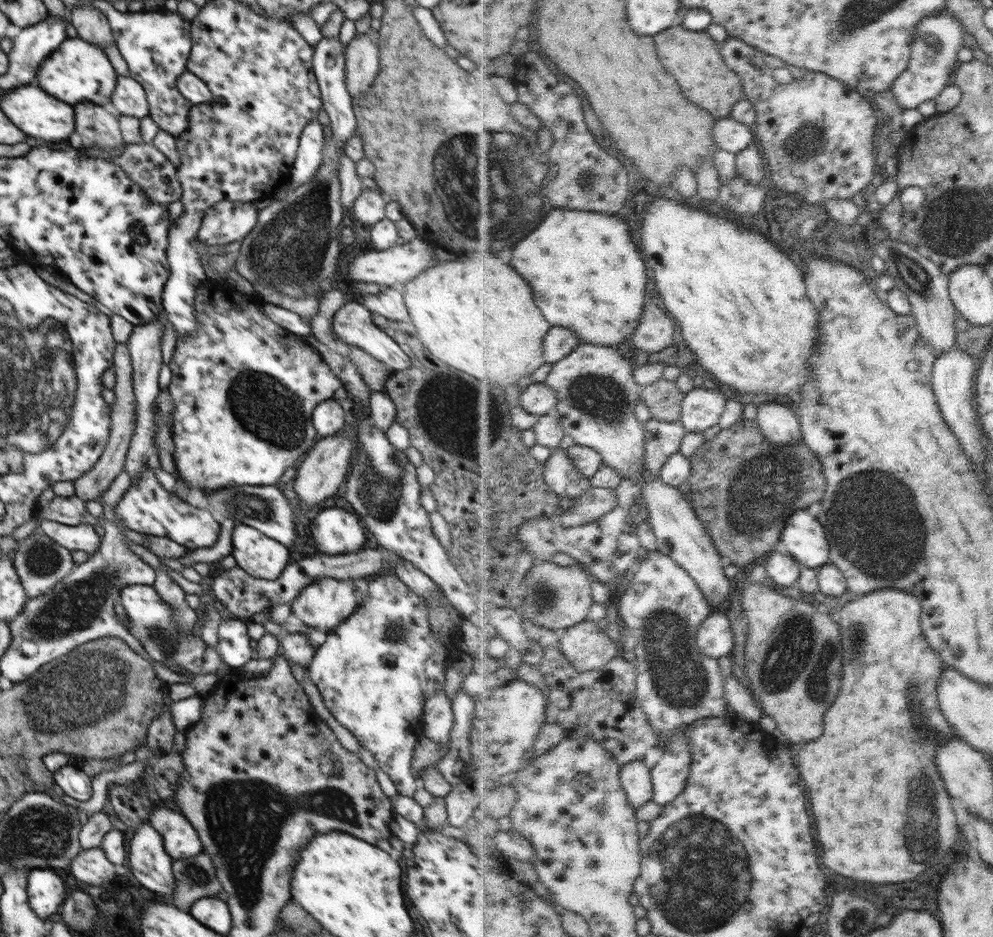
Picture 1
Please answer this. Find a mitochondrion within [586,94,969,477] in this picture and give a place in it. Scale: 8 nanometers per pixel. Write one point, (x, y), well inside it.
(809, 138)

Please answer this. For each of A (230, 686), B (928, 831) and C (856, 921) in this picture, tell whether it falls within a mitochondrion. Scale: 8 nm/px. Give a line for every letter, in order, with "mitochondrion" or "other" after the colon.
A: other
B: mitochondrion
C: mitochondrion

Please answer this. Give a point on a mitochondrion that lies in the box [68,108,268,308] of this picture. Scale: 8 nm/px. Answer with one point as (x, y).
(97, 128)

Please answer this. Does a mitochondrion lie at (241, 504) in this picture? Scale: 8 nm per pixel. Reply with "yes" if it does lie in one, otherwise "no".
yes

